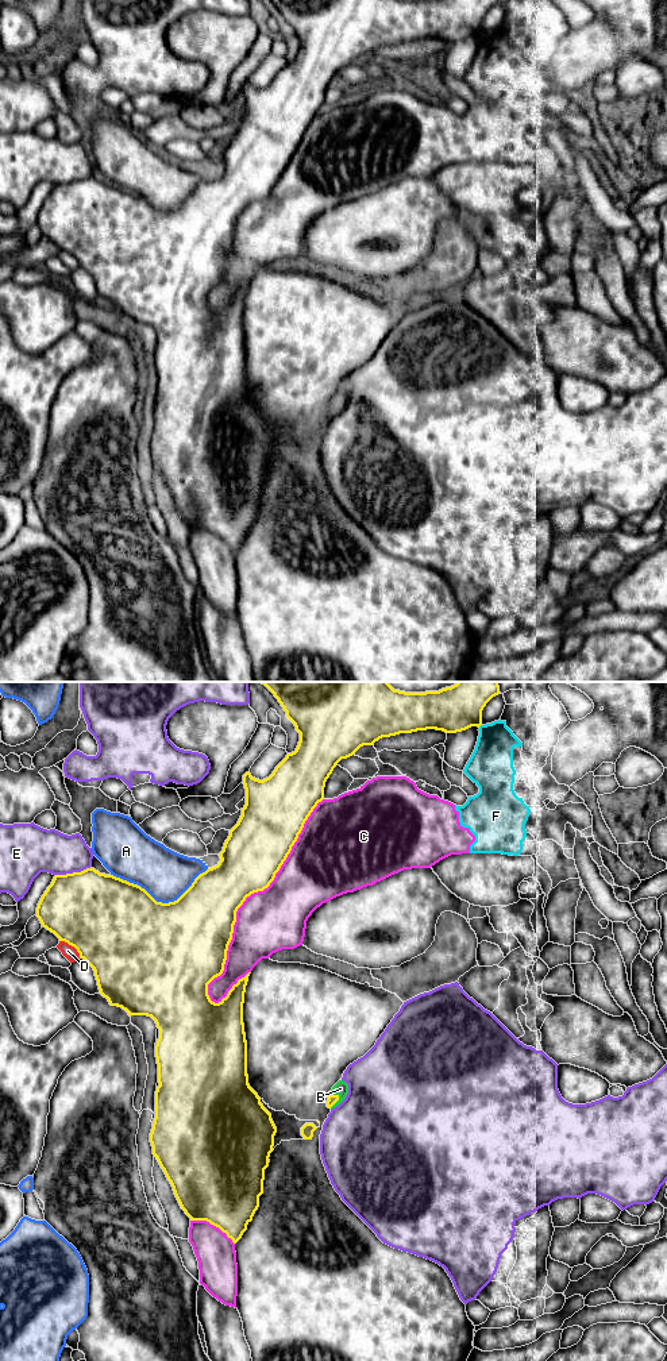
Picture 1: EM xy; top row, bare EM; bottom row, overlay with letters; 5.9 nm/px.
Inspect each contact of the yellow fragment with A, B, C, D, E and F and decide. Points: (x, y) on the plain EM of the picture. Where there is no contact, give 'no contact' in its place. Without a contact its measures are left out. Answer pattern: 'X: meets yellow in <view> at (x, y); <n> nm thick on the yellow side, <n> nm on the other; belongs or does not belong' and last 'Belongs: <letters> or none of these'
A: meets yellow in xy at (159, 211); 500 nm thick on the yellow side, 300 nm on the other; does not belong
B: meets yellow in xy at (336, 409); 60 nm thick on the yellow side, 90 nm on the other; belongs
C: meets yellow in xy at (247, 204); 360 nm thick on the yellow side, 360 nm on the other; does not belong
D: meets yellow in xy at (72, 254); 500 nm thick on the yellow side, 80 nm on the other; does not belong
E: meets yellow in xy at (73, 181); 460 nm thick on the yellow side, 260 nm on the other; does not belong
F: meets yellow in xy at (479, 34); 240 nm thick on the yellow side, 260 nm on the other; does not belong
Belongs: B

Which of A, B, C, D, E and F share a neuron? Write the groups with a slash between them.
A / B / C F / D / E

